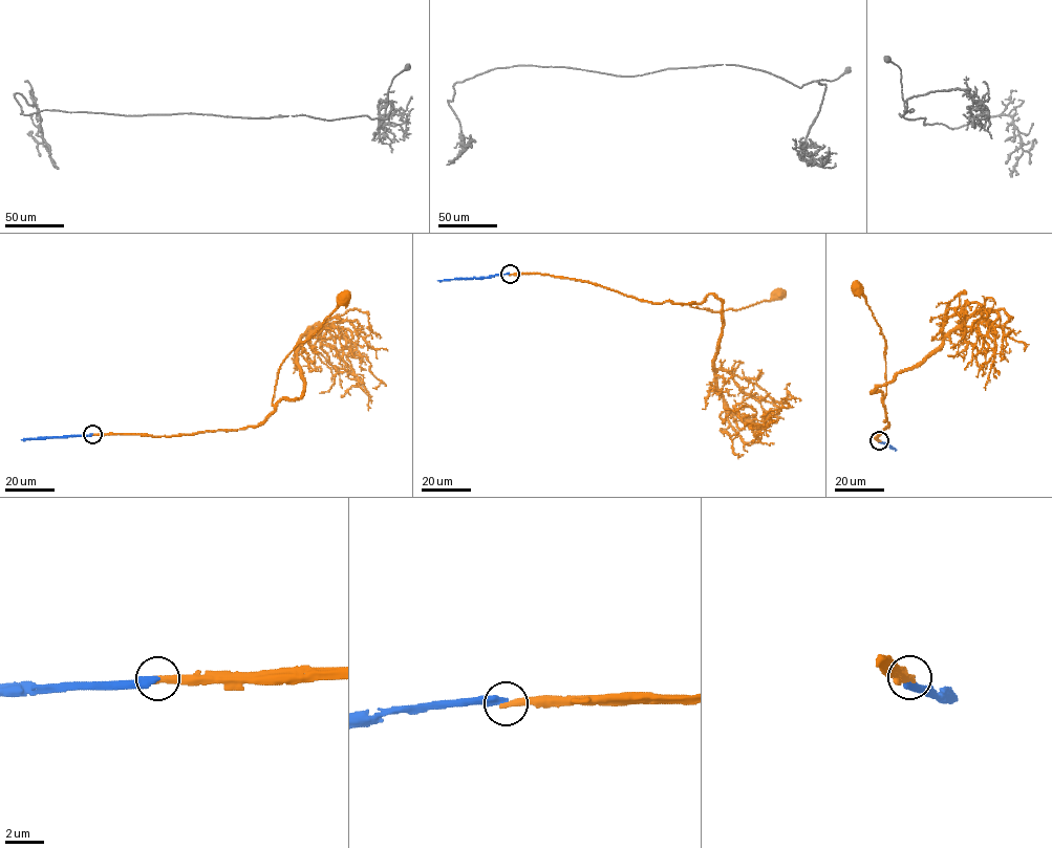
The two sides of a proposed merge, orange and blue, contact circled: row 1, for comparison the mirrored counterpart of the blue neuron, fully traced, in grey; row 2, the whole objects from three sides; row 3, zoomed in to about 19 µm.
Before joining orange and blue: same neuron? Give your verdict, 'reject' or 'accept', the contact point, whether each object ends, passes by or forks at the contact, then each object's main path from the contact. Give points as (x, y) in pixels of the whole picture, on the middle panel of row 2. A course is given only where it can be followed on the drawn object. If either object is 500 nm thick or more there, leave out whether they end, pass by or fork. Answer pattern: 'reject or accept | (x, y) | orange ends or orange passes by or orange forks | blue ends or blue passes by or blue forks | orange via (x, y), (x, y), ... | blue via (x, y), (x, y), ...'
reject | (510, 274) | orange ends | blue ends | orange via (510, 275), (548, 274), (585, 280), (638, 299), (691, 303), (690, 306), (714, 311), (739, 309), (778, 295) | blue via (510, 275), (437, 281)

